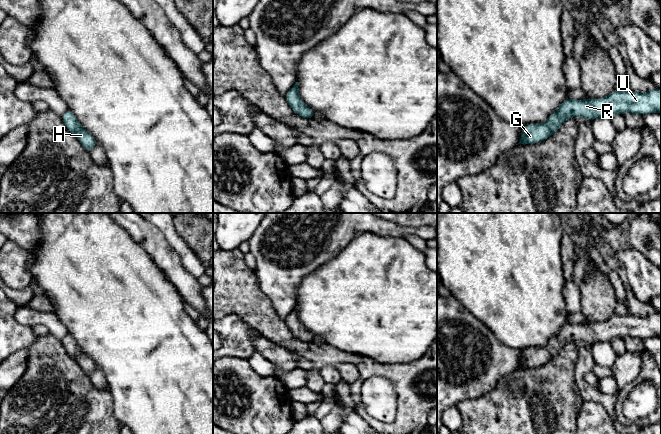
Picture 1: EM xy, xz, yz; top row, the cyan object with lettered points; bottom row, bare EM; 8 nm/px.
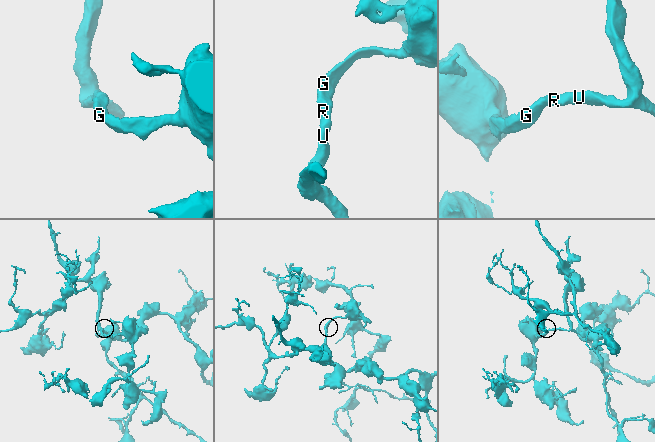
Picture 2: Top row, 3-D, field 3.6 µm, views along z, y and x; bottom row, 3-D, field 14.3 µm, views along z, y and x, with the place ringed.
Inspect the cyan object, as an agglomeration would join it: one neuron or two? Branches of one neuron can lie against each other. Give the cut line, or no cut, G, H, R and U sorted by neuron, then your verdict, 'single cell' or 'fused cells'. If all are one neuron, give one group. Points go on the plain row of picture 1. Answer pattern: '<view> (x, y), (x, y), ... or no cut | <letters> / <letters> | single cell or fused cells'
no cut | G H R U | single cell

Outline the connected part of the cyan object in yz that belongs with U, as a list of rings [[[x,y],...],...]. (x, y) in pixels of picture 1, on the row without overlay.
[[[656,312],[646,317],[633,315],[614,315],[600,323],[574,324],[566,323],[559,333],[552,337],[546,347],[529,348],[522,352],[518,368],[539,367],[553,359],[558,352],[572,341],[583,341],[589,344],[610,342],[616,337],[661,337],[661,313]]]

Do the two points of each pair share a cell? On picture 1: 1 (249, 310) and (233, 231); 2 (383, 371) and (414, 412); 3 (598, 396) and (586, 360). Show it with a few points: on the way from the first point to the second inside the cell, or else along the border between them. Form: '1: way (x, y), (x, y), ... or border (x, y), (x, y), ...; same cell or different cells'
1: border (237, 248), (223, 250); different cells
2: way (395, 377), (413, 395), (413, 400); same cell
3: way (588, 390), (581, 383), (581, 370); same cell

